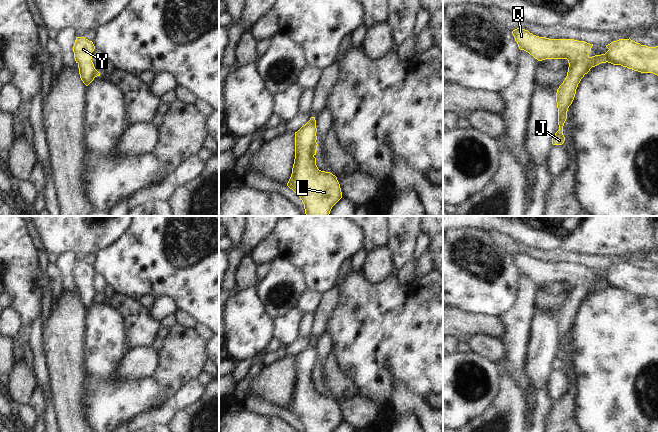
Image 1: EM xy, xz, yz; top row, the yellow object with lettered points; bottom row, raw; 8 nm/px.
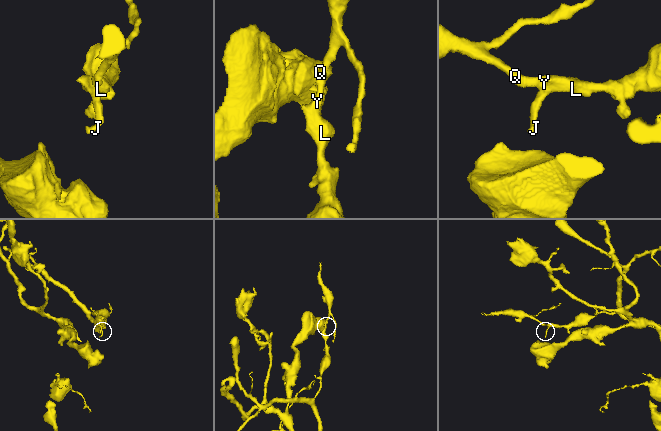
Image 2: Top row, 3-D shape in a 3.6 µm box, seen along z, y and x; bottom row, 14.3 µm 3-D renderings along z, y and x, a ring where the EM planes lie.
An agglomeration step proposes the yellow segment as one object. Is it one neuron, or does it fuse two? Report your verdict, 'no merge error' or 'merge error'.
no merge error

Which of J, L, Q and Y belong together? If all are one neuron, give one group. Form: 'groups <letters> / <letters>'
groups J L Q Y

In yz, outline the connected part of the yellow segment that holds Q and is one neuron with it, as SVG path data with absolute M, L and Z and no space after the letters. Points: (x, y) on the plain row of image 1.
M519 252L513 254L512 258L518 268L519 273L528 276L538 285L545 283L568 284L569 291L567 300L557 313L556 317L559 354L552 362L553 369L562 369L564 367L565 361L563 359L563 350L567 343L568 332L574 324L578 308L592 291L595 291L601 287L608 286L613 289L621 289L641 297L653 297L658 300L658 270L648 271L646 269L641 269L640 267L631 264L630 262L619 263L606 269L609 274L605 278L590 281L588 278L591 276L593 268L587 267L585 265L578 265L574 263L549 263L546 261L533 259L528 254Z

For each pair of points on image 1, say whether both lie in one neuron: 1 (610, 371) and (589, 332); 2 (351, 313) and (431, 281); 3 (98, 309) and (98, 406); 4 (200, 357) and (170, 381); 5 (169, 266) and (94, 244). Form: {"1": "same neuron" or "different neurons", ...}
{"1": "same neuron", "2": "different neurons", "3": "same neuron", "4": "same neuron", "5": "different neurons"}

